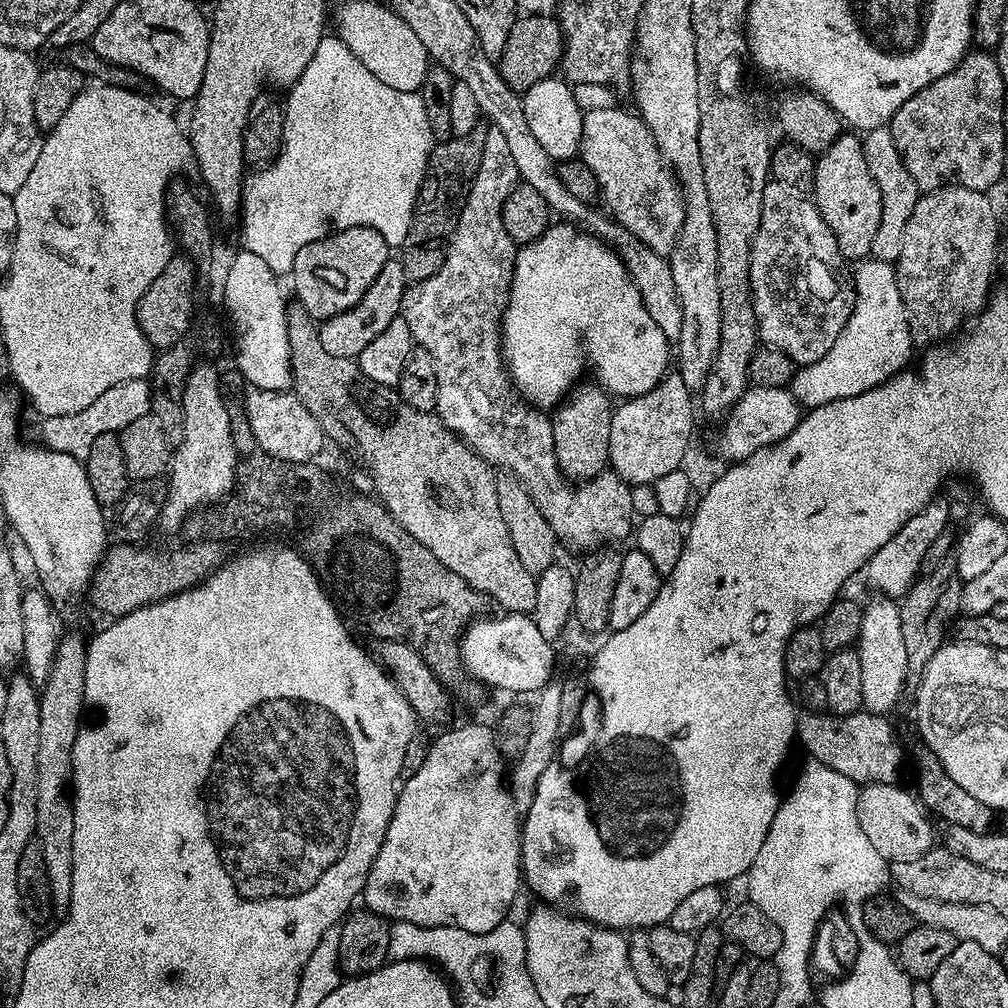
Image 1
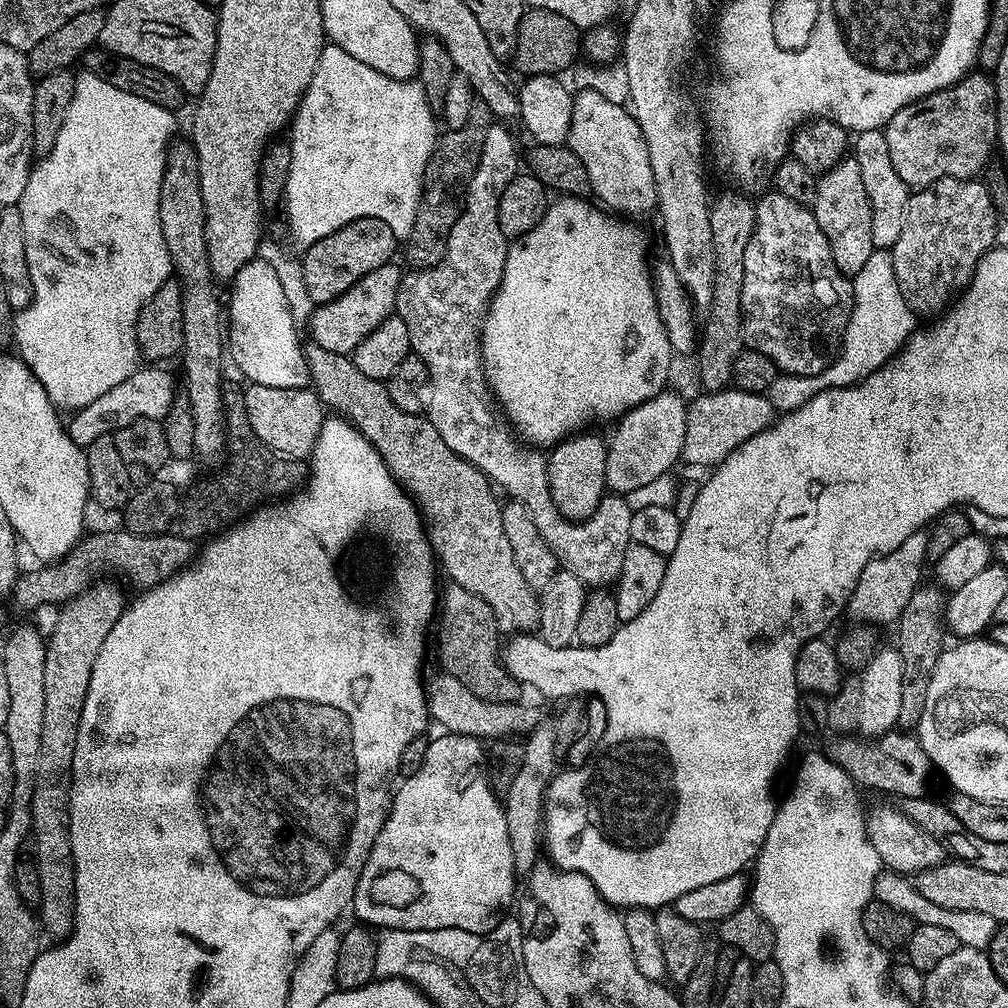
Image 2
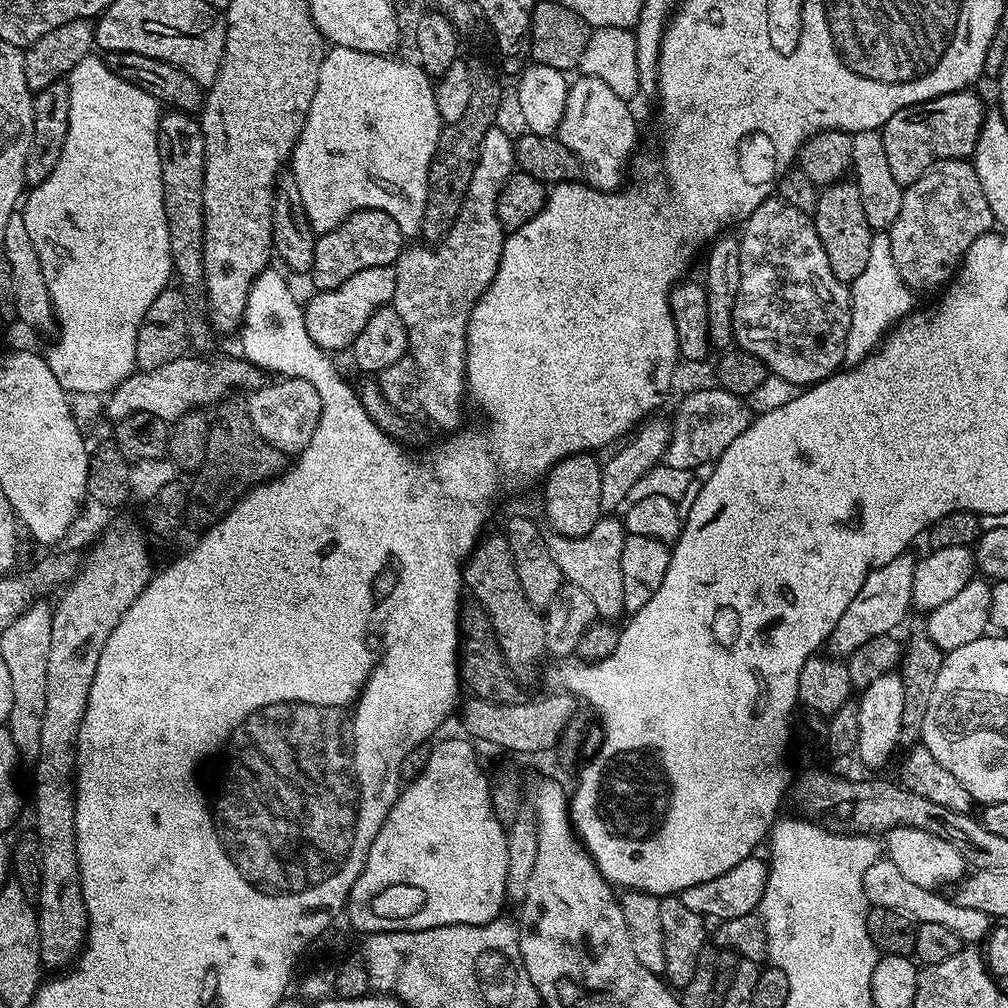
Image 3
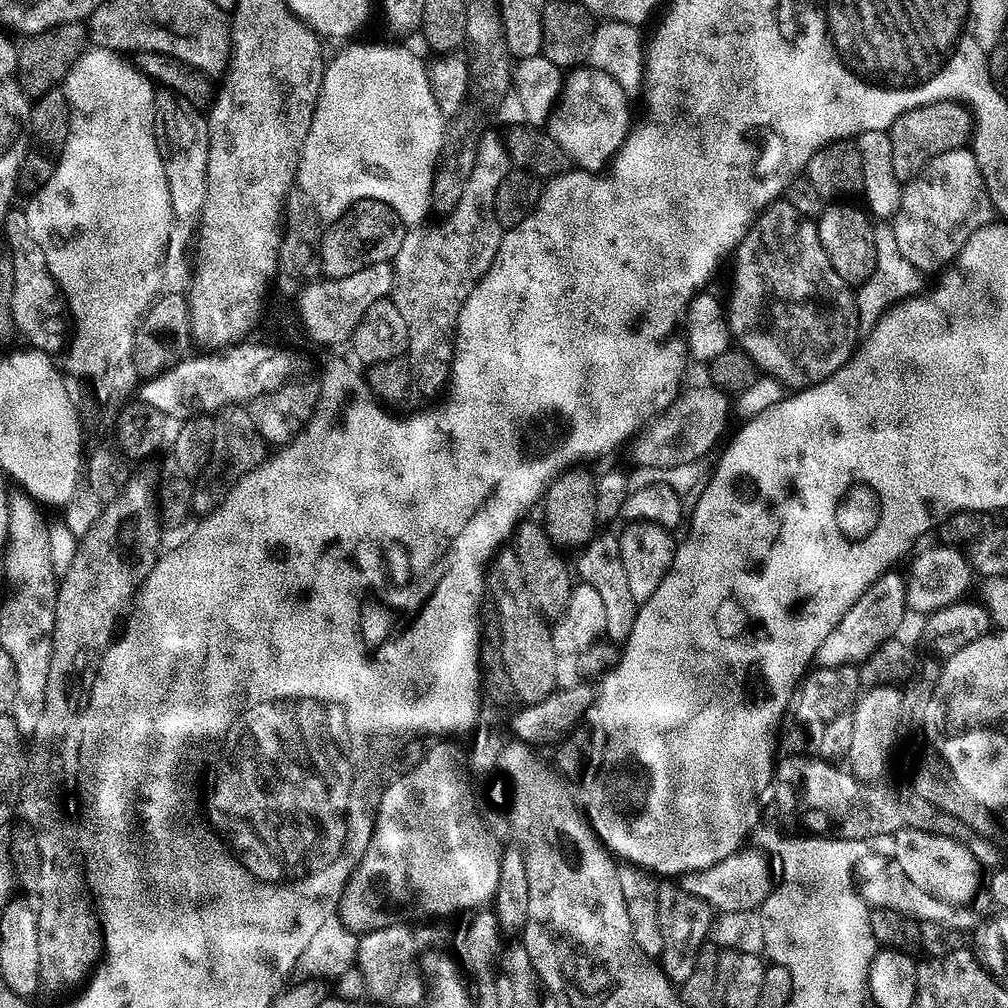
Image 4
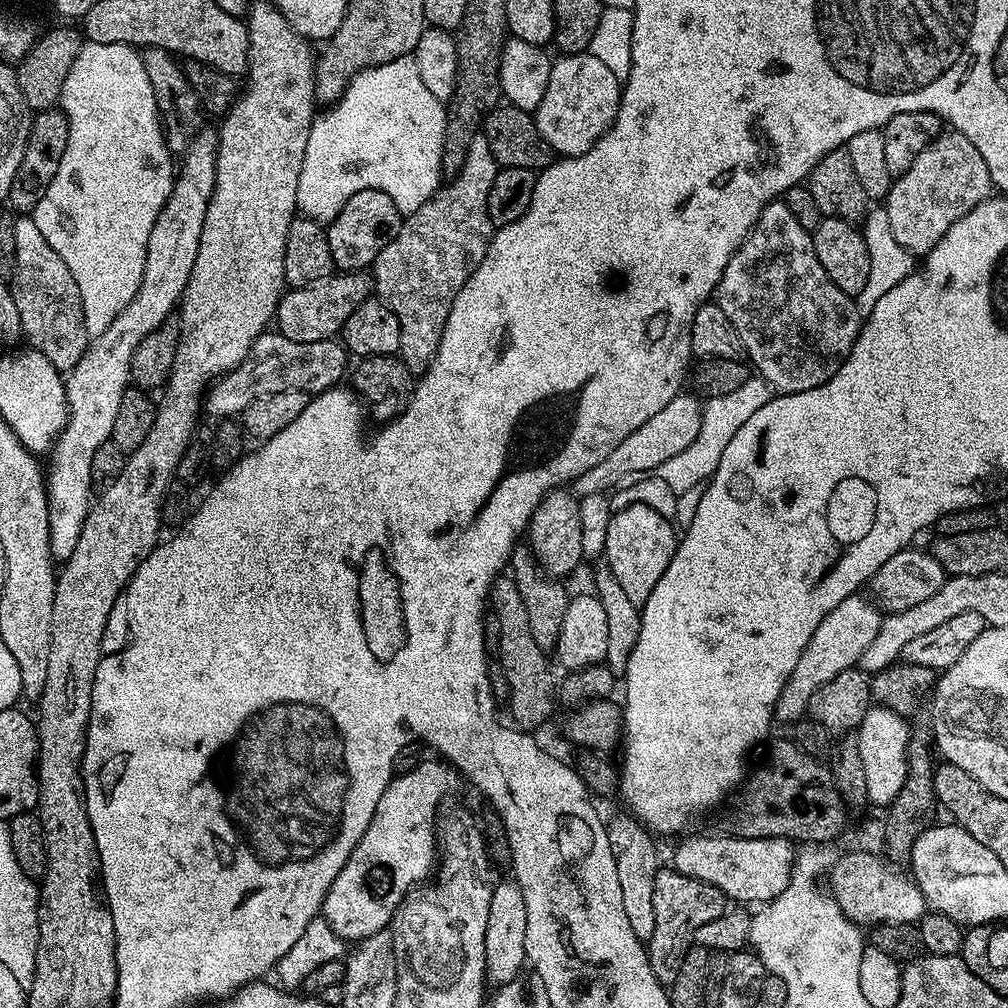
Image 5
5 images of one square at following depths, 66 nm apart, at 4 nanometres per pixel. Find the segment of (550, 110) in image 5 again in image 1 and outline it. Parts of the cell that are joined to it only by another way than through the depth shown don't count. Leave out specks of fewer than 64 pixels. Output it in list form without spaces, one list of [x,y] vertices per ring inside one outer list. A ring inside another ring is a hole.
[[[617,106],[584,113],[578,156],[586,166],[590,166],[590,170],[594,170],[603,203],[608,203],[607,211],[615,221],[628,230],[630,235],[636,235],[647,248],[667,257],[676,247],[676,236],[684,221],[684,195],[680,193],[680,185],[672,175],[672,169],[665,162],[643,120],[631,111],[623,112],[622,108]]]

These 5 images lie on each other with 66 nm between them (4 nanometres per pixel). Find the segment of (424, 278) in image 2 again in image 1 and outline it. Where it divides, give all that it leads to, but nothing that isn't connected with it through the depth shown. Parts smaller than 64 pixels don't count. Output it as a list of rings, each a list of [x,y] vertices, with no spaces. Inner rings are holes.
[[[493,126],[489,127],[488,133],[486,134],[486,146],[482,146],[482,162],[478,166],[478,174],[472,179],[472,185],[468,188],[468,195],[465,197],[460,209],[459,216],[462,218],[462,224],[456,224],[456,229],[448,244],[446,258],[434,275],[423,280],[421,284],[413,284],[405,290],[404,297],[402,298],[402,306],[400,307],[400,315],[406,318],[406,326],[410,326],[410,334],[412,335],[415,347],[427,350],[430,358],[434,358],[434,374],[438,374],[438,398],[436,399],[435,413],[455,436],[460,437],[487,464],[491,464],[500,470],[507,470],[517,480],[521,480],[524,484],[524,489],[530,494],[530,498],[534,498],[534,506],[538,506],[538,510],[542,510],[542,518],[546,518],[546,522],[550,522],[550,526],[558,534],[564,535],[565,532],[568,536],[580,536],[584,532],[584,536],[588,540],[624,540],[627,536],[629,539],[634,532],[634,513],[631,508],[632,488],[613,470],[605,470],[600,472],[593,480],[586,480],[577,484],[570,482],[568,477],[561,474],[560,467],[556,461],[556,455],[554,454],[551,419],[541,409],[529,404],[516,391],[516,386],[512,383],[512,377],[508,375],[508,369],[504,367],[504,354],[500,351],[500,333],[502,331],[504,311],[508,305],[508,295],[512,289],[512,271],[514,270],[518,246],[510,238],[510,234],[506,234],[506,226],[498,224],[498,220],[502,220],[502,206],[509,194],[516,189],[519,180],[518,168],[514,164],[513,156],[510,155],[509,145],[505,141],[505,135],[502,134],[501,130]]]

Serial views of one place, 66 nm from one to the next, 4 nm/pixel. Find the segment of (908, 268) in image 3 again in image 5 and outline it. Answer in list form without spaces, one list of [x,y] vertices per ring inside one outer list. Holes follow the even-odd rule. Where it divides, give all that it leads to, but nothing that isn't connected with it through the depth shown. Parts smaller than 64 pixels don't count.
[[[945,131],[937,136],[930,146],[926,146],[926,150],[922,150],[922,154],[918,154],[918,158],[914,158],[912,168],[906,170],[906,174],[893,179],[892,189],[889,190],[886,197],[890,230],[896,241],[907,252],[923,258],[944,237],[946,230],[950,230],[950,226],[954,226],[954,222],[958,222],[958,218],[970,214],[970,210],[974,210],[974,206],[989,199],[992,191],[992,179],[988,173],[988,167],[986,162],[982,162],[982,154],[978,154],[978,150],[974,150],[974,142],[970,142],[970,138],[966,138],[958,131]]]

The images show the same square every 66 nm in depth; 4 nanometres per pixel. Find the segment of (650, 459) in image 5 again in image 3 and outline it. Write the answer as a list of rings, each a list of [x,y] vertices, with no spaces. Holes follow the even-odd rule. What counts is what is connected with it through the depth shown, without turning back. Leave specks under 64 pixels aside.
[[[711,386],[712,388],[700,388],[697,392],[692,392],[676,408],[676,417],[670,421],[670,439],[664,451],[662,464],[668,470],[686,470],[691,473],[695,468],[711,465],[724,453],[726,446],[742,434],[750,423],[750,408],[741,397],[730,394],[725,388]]]

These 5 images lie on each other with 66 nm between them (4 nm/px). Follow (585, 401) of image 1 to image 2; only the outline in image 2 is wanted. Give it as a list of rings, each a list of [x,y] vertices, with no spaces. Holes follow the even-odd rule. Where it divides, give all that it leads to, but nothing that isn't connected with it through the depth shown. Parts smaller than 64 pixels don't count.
[[[584,430],[569,435],[547,453],[550,490],[563,516],[587,518],[594,514],[598,502],[606,494],[607,450],[605,437],[595,436],[592,430]]]

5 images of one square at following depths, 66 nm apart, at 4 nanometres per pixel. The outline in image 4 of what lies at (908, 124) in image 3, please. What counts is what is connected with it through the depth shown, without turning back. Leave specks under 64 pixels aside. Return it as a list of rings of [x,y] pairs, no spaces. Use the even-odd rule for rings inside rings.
[[[940,100],[936,104],[924,104],[921,108],[911,108],[909,112],[903,112],[892,127],[887,129],[890,138],[890,151],[892,165],[894,166],[894,178],[901,182],[907,182],[924,167],[924,164],[938,154],[942,154],[951,148],[963,148],[969,143],[973,120],[969,111],[955,101]]]

